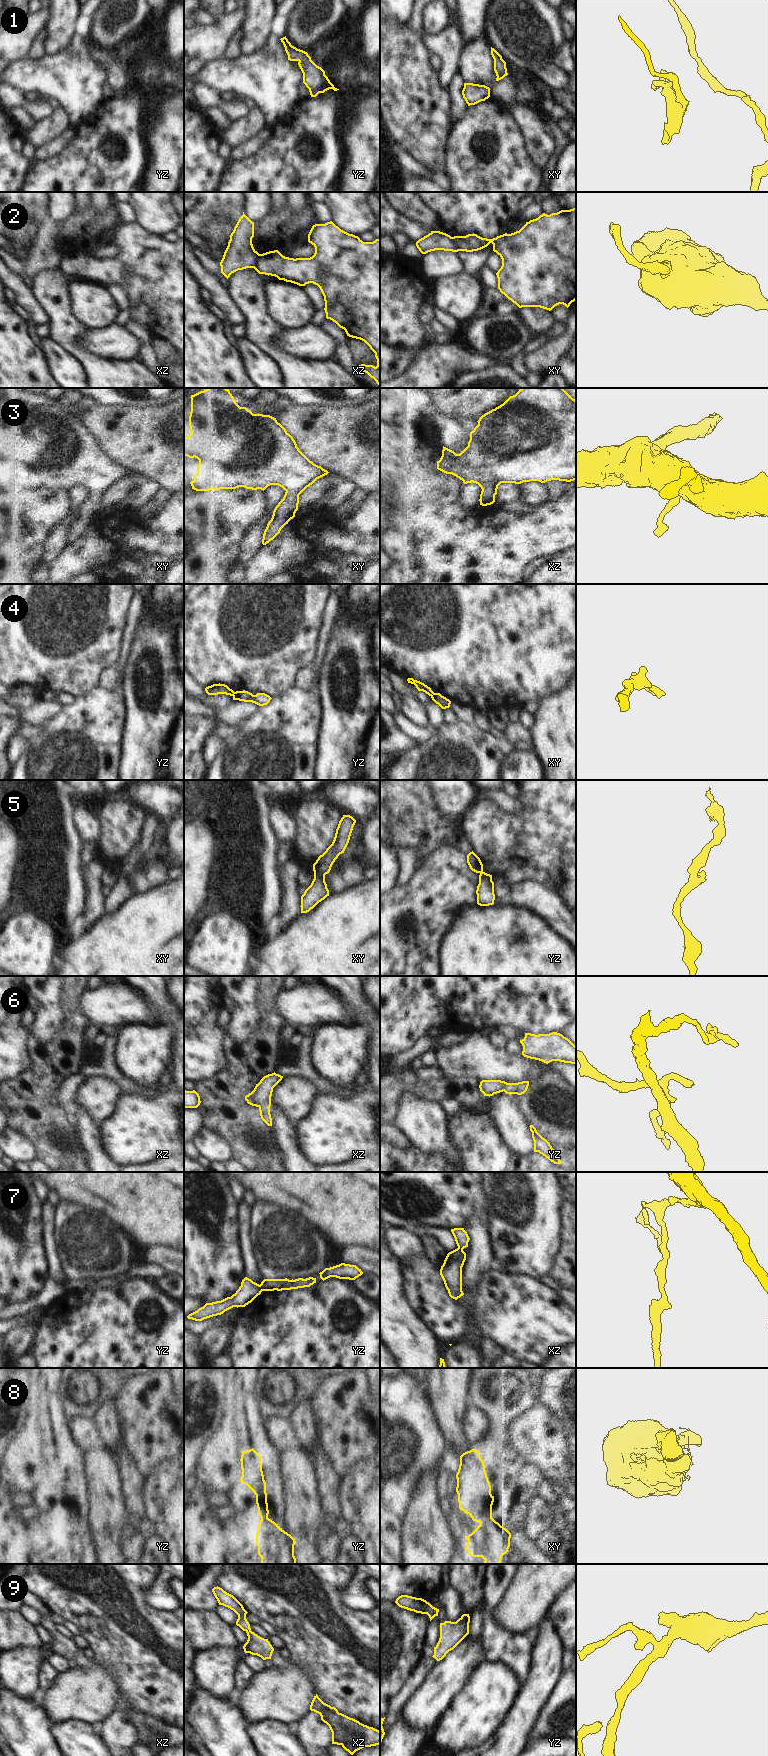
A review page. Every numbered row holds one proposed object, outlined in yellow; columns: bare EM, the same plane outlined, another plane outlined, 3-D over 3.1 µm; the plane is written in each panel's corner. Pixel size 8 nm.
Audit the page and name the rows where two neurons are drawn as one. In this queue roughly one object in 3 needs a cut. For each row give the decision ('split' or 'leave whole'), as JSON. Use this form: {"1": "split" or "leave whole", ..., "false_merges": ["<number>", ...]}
{"1": "leave whole", "2": "split", "3": "leave whole", "4": "split", "5": "split", "6": "split", "7": "split", "8": "leave whole", "9": "leave whole", "false_merges": ["2", "4", "5", "6", "7"]}

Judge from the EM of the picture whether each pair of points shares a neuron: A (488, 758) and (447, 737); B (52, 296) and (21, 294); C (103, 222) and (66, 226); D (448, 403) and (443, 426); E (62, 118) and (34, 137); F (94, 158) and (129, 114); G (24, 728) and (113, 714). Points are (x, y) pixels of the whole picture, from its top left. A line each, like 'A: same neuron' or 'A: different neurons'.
A: same neuron
B: different neurons
C: same neuron
D: different neurons
E: same neuron
F: same neuron
G: different neurons

